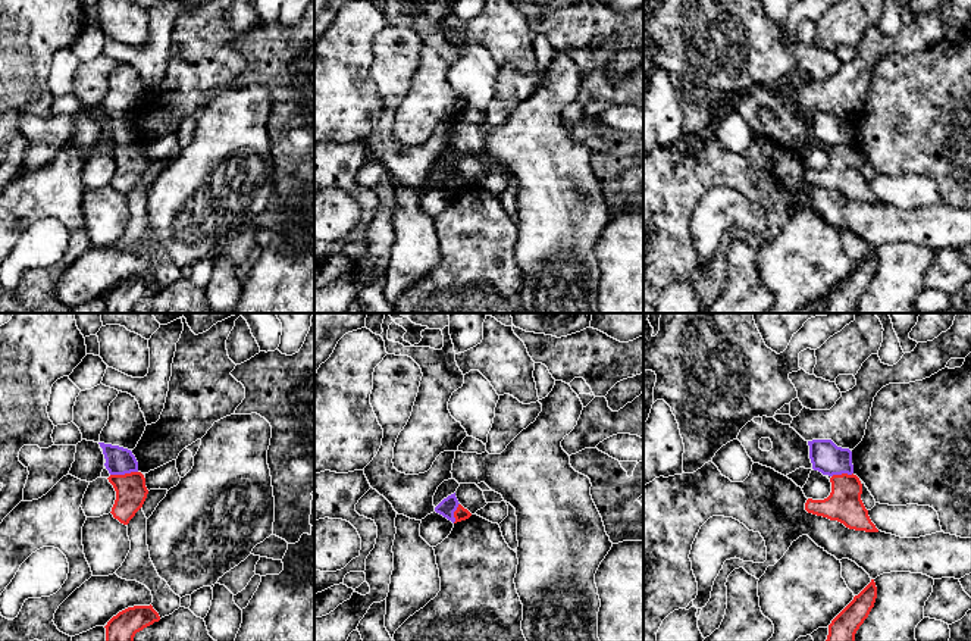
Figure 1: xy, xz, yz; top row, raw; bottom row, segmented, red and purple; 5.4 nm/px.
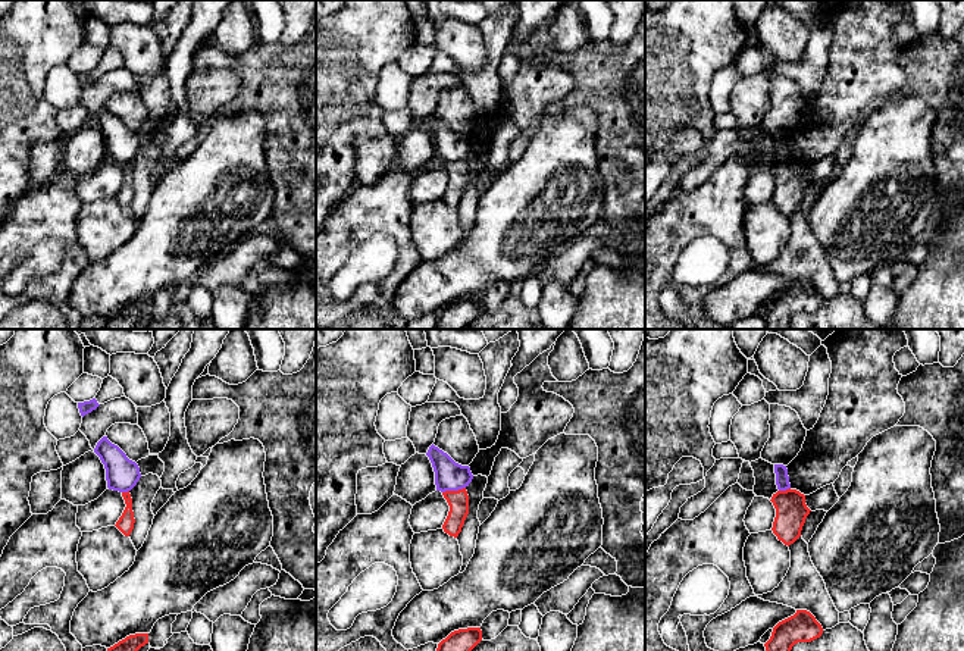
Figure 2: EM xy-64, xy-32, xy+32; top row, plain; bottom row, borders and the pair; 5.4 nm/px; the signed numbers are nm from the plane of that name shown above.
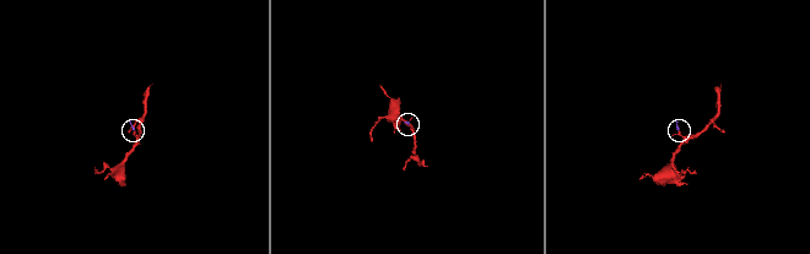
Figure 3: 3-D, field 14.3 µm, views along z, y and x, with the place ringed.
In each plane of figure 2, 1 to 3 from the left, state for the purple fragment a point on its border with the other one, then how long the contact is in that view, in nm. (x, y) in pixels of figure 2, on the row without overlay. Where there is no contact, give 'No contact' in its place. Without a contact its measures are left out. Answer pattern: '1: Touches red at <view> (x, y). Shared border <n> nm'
1: Touches red at xy-64 (125, 163). Shared border 40 nm
2: Touches red at xy-32 (453, 162). Shared border 130 nm
3: Touches red at xy+32 (783, 162). Shared border 70 nm

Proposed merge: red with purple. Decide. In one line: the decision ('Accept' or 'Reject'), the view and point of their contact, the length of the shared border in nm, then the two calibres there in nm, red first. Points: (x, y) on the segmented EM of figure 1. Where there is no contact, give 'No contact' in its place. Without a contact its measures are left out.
Reject. Touches red at xy (125, 474). Shared border 150 nm. Thickness 170 nm (red) against 150 nm

